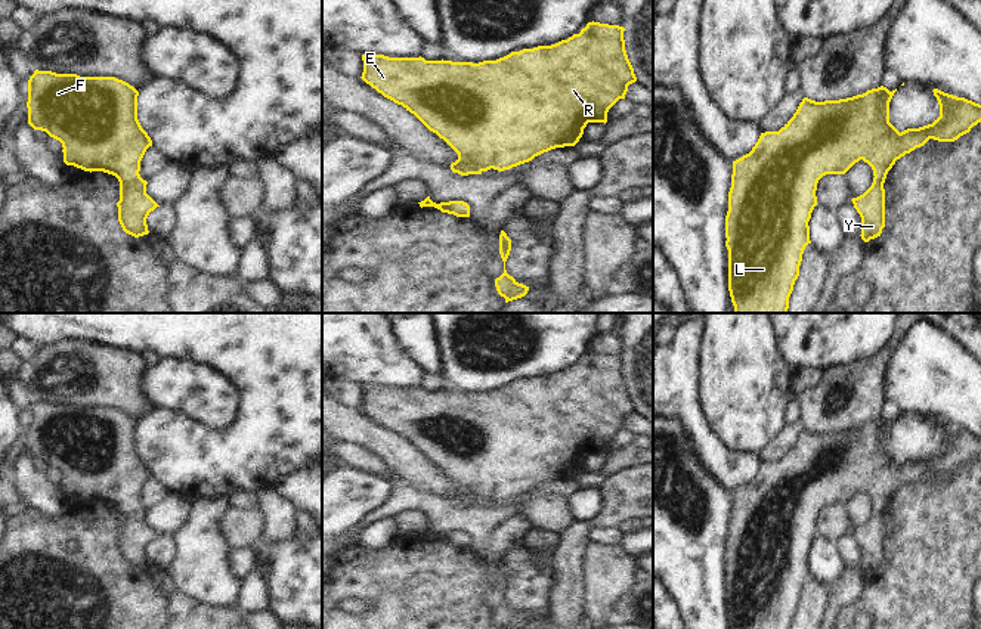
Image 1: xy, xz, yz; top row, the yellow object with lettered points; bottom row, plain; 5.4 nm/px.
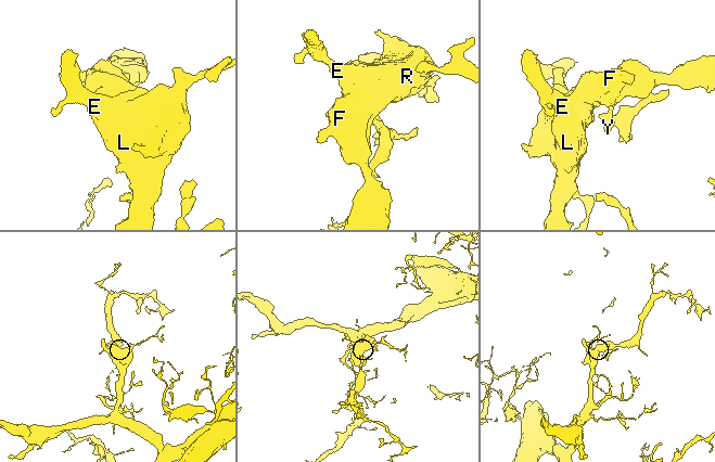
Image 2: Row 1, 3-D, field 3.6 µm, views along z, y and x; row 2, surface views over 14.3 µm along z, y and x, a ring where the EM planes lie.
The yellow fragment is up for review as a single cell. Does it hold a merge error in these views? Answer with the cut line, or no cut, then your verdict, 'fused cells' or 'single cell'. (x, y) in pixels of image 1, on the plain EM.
no cut; single cell

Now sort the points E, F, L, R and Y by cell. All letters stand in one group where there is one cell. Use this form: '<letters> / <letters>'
E F L R Y

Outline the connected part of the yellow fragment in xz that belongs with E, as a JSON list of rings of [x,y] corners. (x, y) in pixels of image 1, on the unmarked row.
[[[592,351],[567,371],[511,382],[496,391],[479,394],[369,384],[362,385],[360,409],[384,428],[414,444],[458,484],[458,490],[451,495],[454,503],[468,506],[482,505],[490,499],[504,502],[551,480],[575,477],[588,453],[607,453],[609,440],[619,430],[625,430],[628,416],[637,412],[625,381],[623,362],[623,357]]]

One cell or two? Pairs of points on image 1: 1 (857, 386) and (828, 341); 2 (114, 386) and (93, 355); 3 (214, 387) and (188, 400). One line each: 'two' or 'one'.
1: two
2: one
3: one

